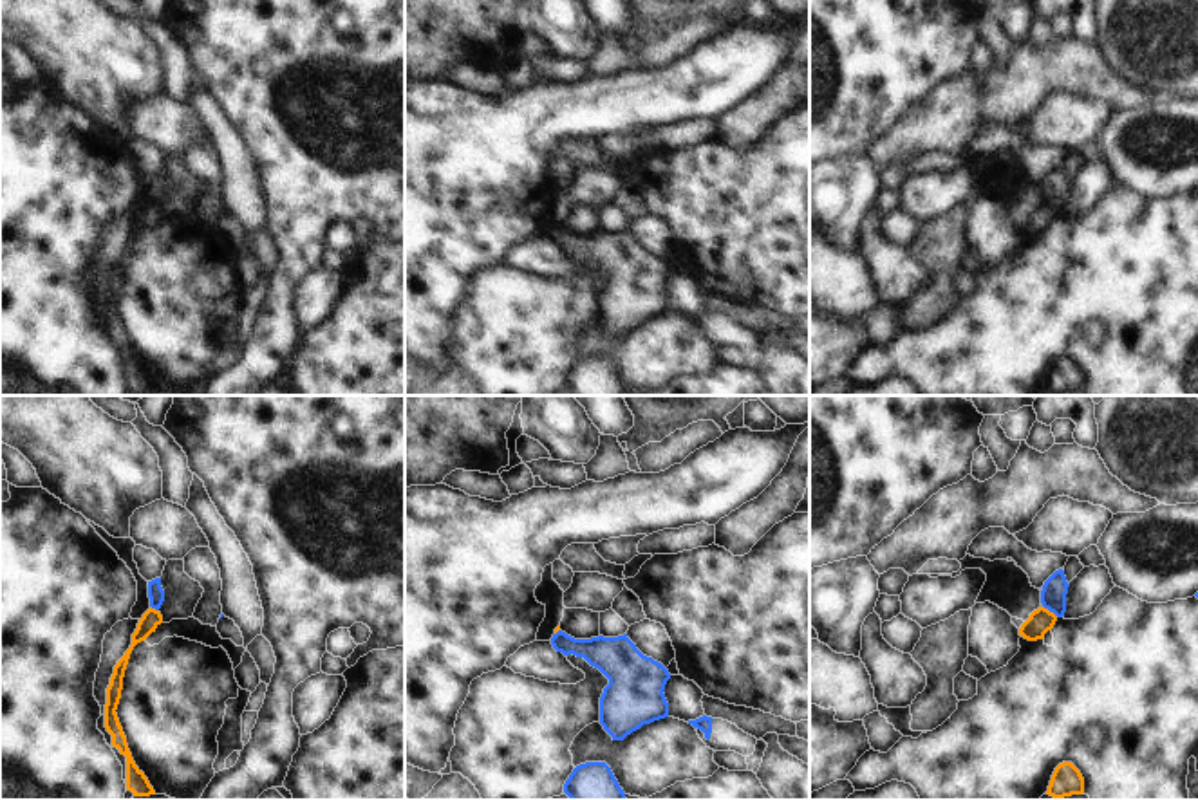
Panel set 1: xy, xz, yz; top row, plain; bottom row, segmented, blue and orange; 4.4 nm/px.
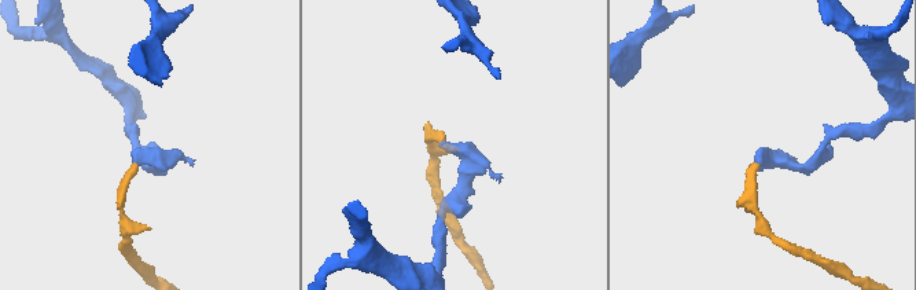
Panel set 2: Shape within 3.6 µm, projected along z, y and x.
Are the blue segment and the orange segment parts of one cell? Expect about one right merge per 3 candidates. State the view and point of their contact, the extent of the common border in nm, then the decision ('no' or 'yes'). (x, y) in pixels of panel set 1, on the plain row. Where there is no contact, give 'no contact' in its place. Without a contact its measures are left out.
contact yz (1050, 206); length 90 nm; no

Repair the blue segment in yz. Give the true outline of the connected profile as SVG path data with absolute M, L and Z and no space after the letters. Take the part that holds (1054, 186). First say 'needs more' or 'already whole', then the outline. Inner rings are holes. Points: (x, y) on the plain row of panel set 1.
already whole; M1055 166L1043 181L1041 199L1044 204L1062 213L1066 208L1066 190L1070 179L1066 177L1064 166Z

